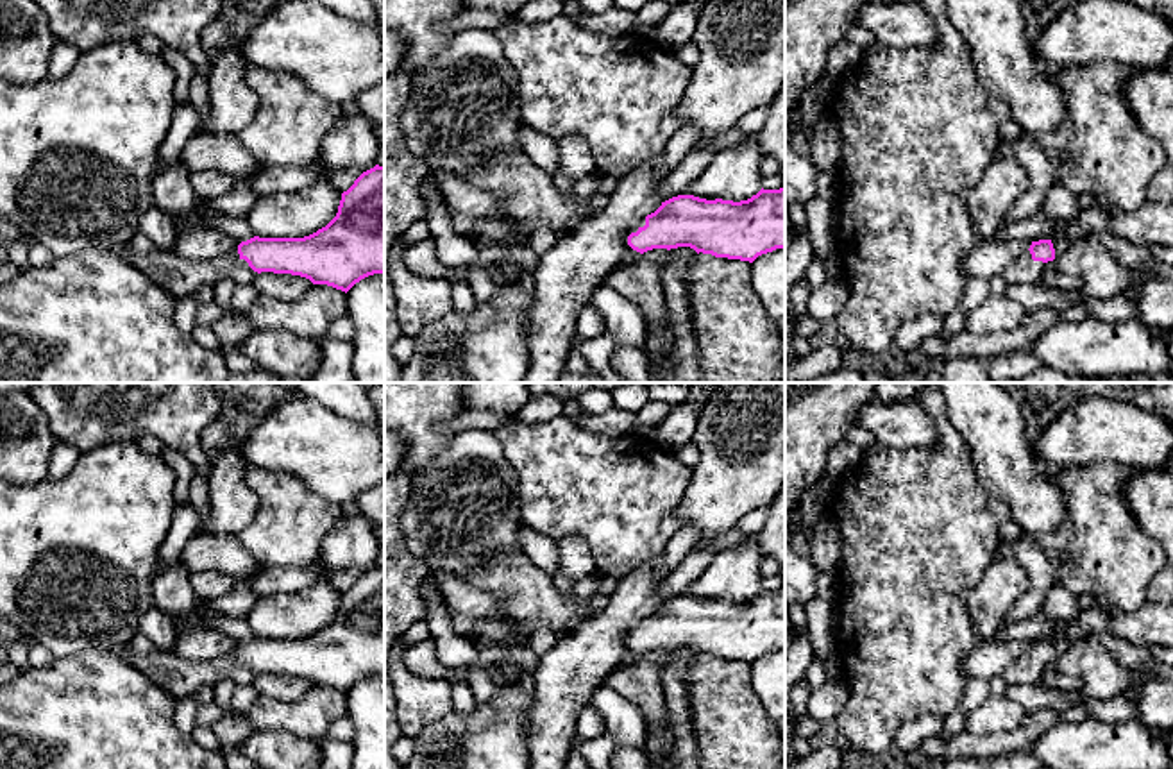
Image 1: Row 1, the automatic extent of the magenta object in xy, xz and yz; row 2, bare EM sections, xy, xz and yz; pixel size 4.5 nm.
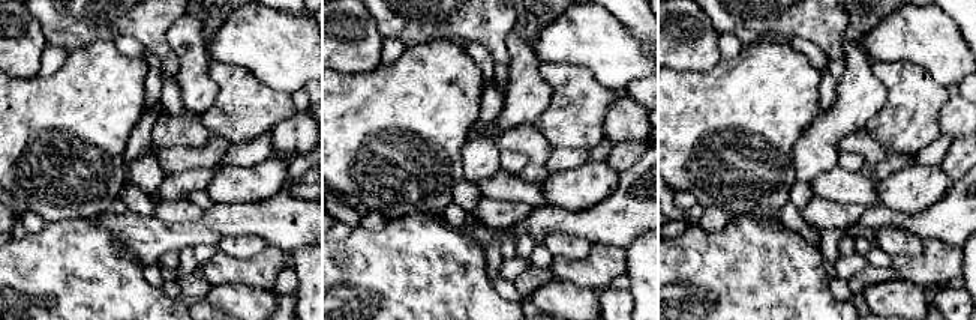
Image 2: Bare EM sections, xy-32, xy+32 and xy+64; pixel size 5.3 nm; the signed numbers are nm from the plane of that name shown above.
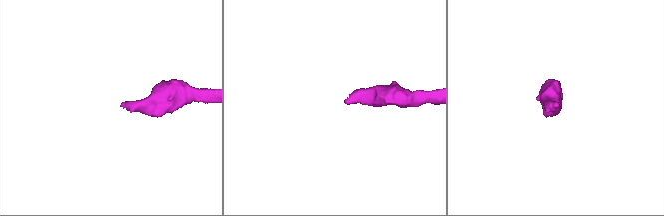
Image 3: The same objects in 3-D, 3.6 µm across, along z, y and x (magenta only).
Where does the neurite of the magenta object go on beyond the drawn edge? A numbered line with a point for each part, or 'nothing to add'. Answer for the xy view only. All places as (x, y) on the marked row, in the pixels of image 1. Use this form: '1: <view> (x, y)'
1: xy (183, 278)

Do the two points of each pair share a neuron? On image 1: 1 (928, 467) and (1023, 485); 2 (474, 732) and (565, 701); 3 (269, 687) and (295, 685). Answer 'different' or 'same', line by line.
1: different
2: different
3: same

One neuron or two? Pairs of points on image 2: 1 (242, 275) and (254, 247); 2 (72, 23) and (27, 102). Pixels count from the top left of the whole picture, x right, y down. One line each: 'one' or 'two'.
1: two
2: two

